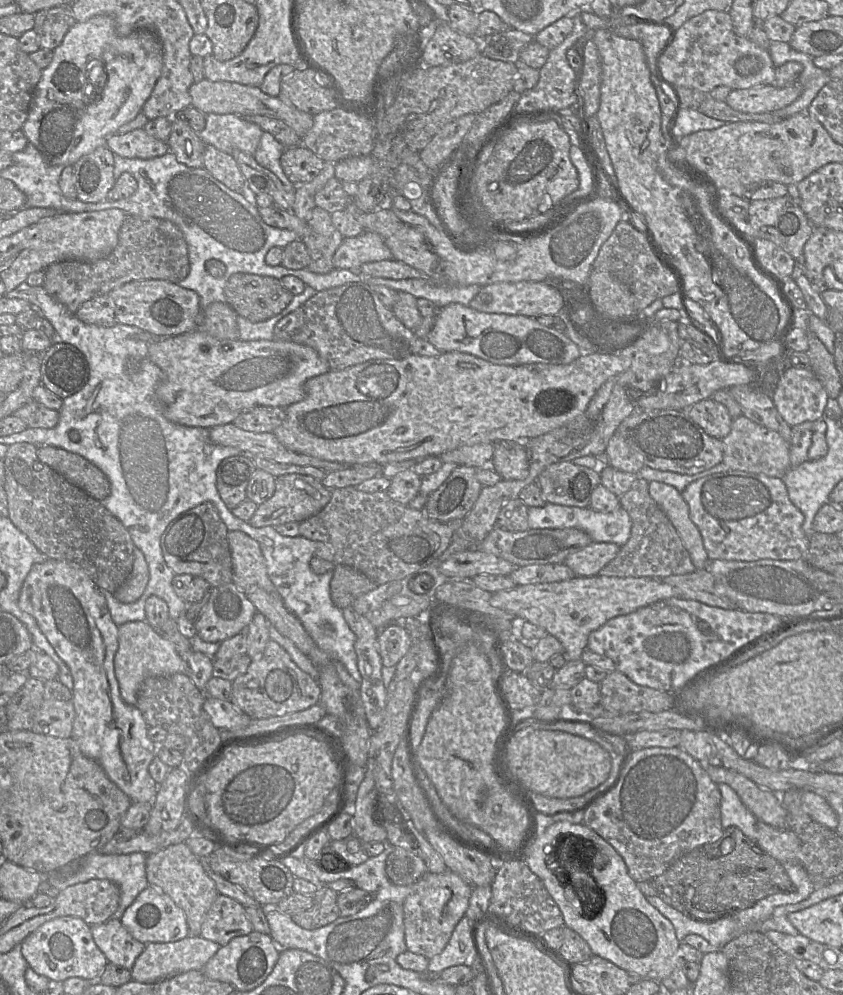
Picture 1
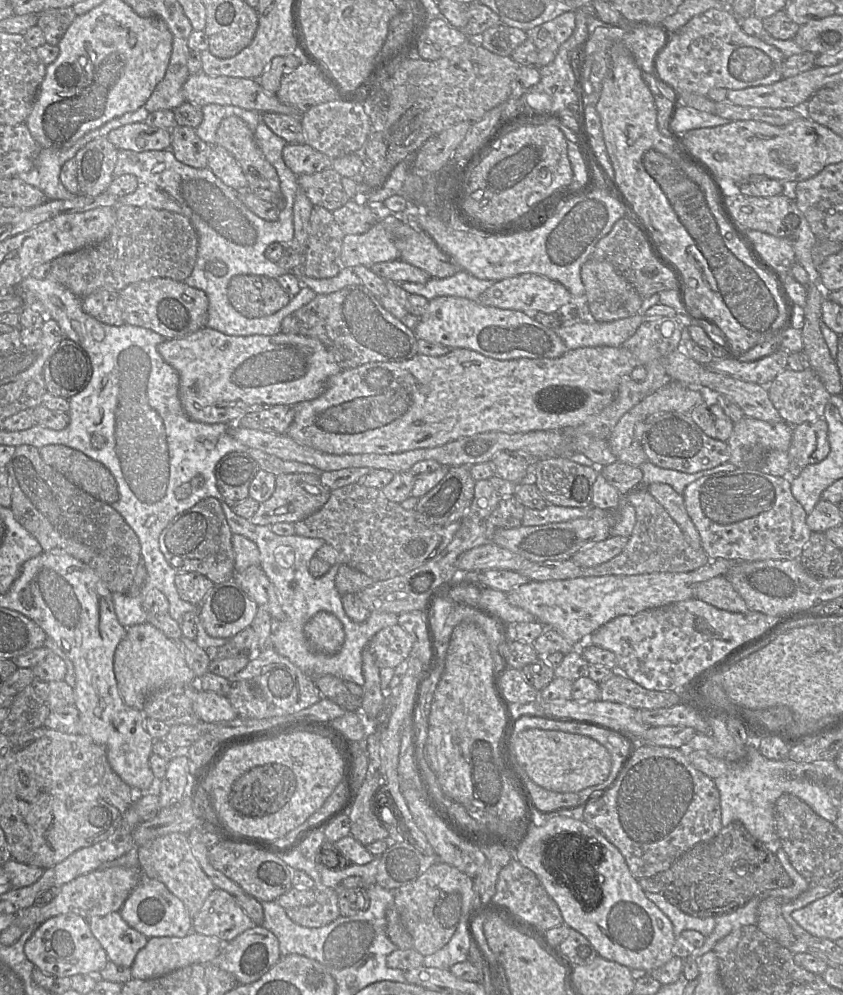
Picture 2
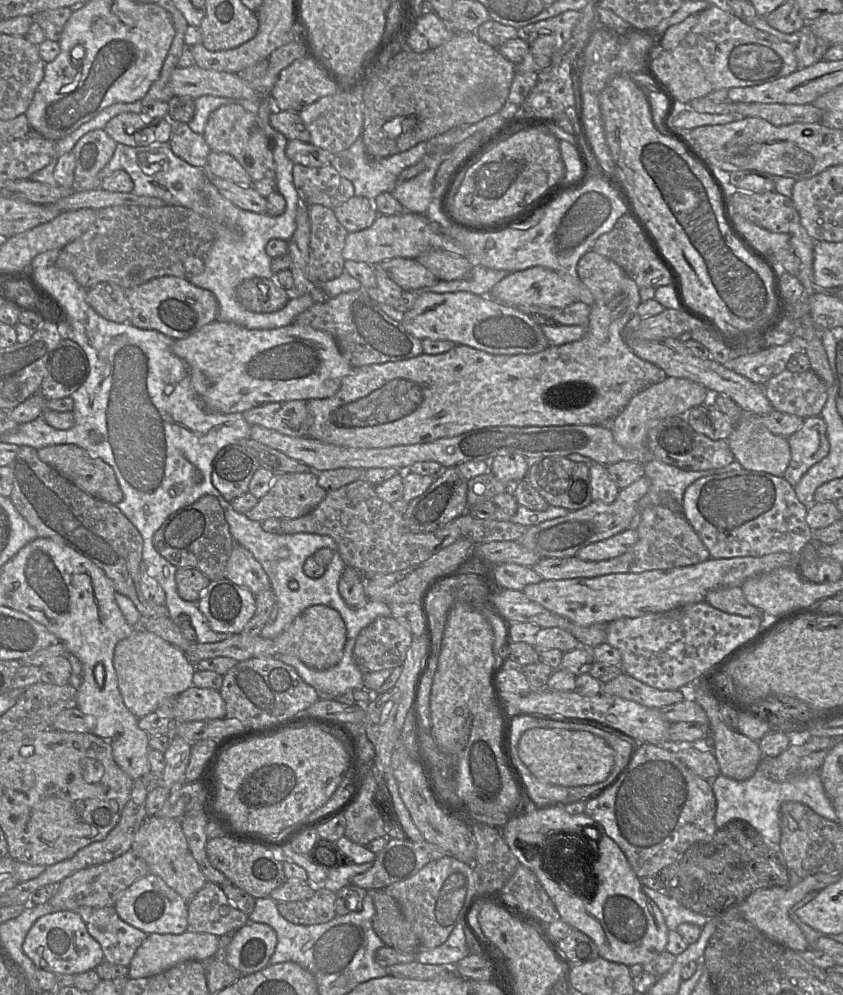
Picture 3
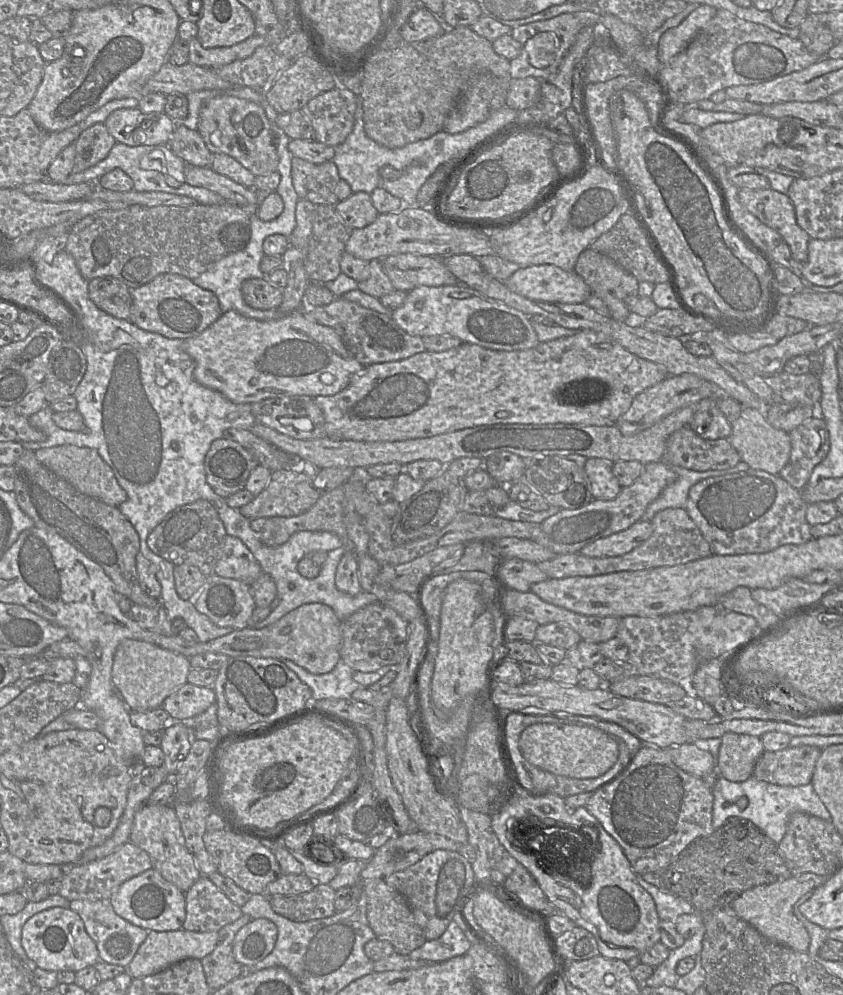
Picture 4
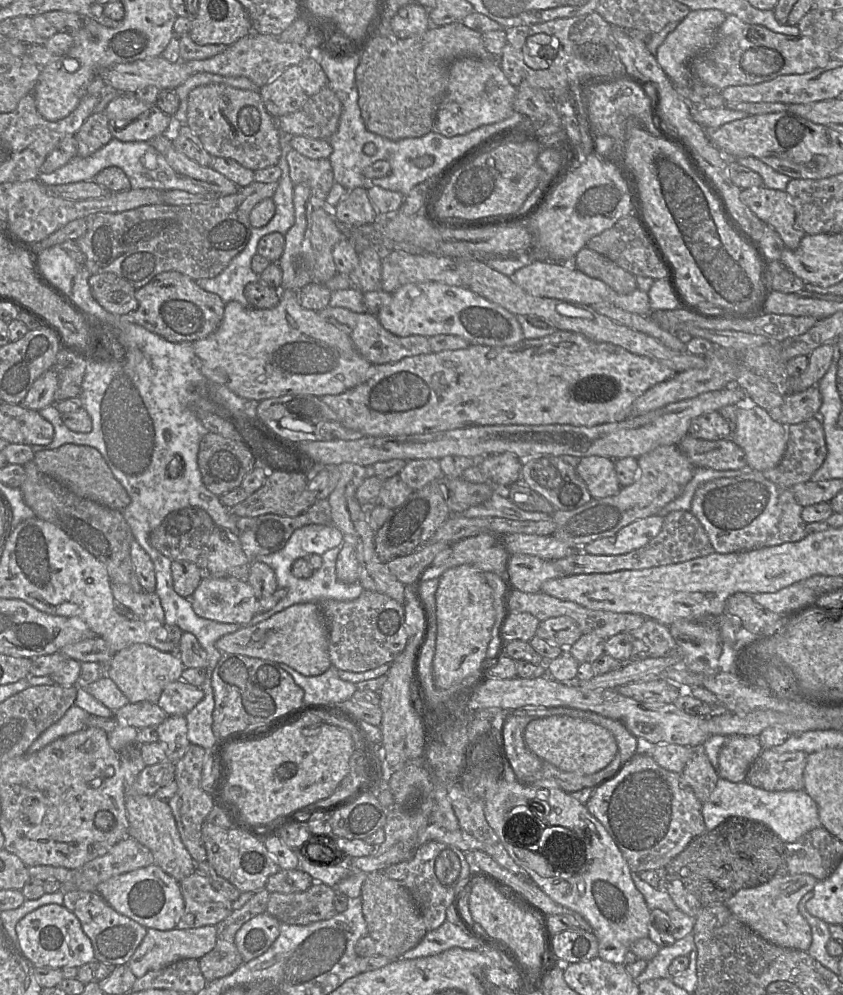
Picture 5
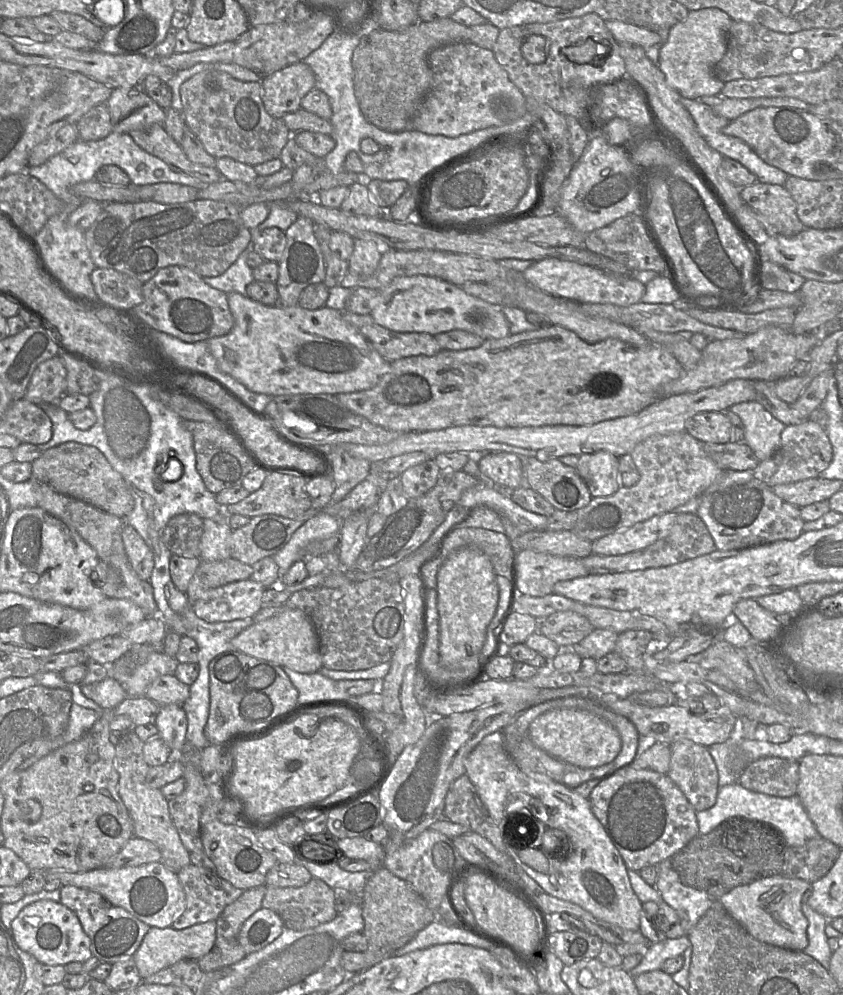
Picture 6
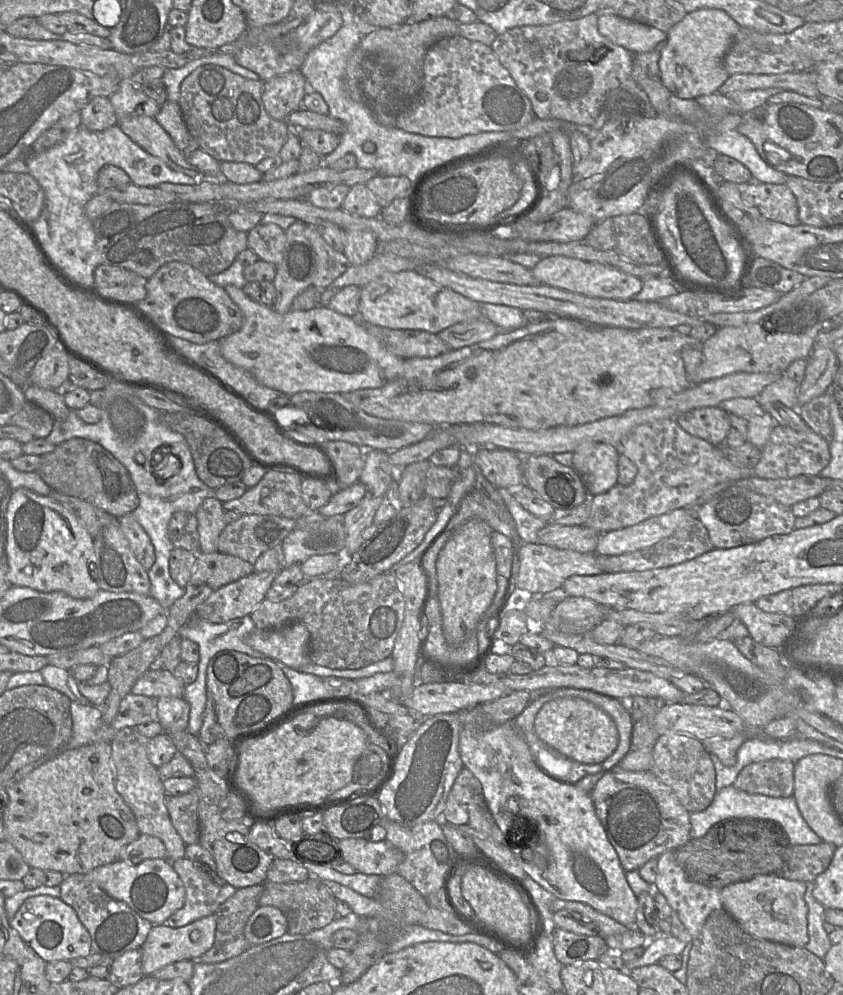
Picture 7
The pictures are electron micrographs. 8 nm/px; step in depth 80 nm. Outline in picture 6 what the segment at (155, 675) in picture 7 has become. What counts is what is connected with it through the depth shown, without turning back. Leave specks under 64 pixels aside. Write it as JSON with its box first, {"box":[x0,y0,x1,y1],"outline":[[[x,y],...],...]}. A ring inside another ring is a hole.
{"box":[144,675,189,706],"outline":[[[163,675],[151,683],[144,697],[154,701],[159,706],[168,704],[182,706],[189,697],[189,686],[173,675]]]}

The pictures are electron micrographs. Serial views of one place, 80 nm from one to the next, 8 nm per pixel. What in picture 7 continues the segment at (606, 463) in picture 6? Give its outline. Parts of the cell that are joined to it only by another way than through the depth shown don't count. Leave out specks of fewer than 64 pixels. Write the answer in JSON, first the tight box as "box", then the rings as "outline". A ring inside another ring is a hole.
{"box":[573,442,619,497],"outline":[[[583,442],[573,451],[573,468],[590,497],[609,491],[617,484],[619,451],[602,442]]]}

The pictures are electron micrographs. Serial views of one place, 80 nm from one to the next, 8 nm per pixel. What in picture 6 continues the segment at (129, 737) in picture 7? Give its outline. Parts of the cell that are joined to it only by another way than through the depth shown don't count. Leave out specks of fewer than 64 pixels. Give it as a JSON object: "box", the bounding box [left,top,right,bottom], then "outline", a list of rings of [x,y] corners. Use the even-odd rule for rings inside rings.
{"box":[114,730,190,873],"outline":[[[129,730],[115,736],[114,767],[119,775],[118,794],[124,803],[133,824],[133,834],[154,843],[160,853],[160,862],[168,869],[178,873],[180,869],[190,864],[190,852],[182,844],[178,832],[173,825],[168,810],[167,799],[160,789],[151,788],[146,784],[145,778],[149,766],[143,758],[143,742]]]}

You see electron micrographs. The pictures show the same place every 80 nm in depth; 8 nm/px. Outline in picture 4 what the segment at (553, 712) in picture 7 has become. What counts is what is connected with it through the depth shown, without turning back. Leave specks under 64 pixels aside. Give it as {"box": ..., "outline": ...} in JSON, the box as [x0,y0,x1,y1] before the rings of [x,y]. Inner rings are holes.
{"box":[519,723,618,778],"outline":[[[537,723],[526,727],[519,740],[524,758],[534,766],[556,775],[596,778],[605,774],[618,759],[616,738],[583,723]]]}

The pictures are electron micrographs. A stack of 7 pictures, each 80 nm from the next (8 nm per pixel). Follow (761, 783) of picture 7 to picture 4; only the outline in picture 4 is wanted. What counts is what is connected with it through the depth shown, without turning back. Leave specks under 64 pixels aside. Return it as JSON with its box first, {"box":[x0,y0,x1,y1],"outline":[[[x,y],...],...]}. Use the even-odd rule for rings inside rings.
{"box":[753,745,821,786],"outline":[[[809,745],[764,751],[755,764],[753,776],[780,786],[806,785],[812,780],[821,751]]]}

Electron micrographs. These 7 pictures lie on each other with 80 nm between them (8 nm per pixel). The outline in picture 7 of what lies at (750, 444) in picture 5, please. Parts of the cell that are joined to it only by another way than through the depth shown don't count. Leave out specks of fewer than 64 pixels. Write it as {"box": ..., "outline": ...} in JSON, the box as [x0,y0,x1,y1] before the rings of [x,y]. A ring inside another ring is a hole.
{"box":[719,398,776,449],"outline":[[[733,398],[719,404],[721,409],[747,421],[748,442],[762,449],[776,423],[756,398]]]}

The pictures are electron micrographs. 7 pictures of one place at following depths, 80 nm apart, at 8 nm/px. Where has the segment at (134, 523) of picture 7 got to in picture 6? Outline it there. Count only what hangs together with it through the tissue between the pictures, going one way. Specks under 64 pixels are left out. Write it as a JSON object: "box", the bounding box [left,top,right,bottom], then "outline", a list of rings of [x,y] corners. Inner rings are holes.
{"box":[122,522,154,581],"outline":[[[126,522],[122,529],[122,540],[131,567],[140,579],[149,581],[154,567],[152,551],[139,533]]]}

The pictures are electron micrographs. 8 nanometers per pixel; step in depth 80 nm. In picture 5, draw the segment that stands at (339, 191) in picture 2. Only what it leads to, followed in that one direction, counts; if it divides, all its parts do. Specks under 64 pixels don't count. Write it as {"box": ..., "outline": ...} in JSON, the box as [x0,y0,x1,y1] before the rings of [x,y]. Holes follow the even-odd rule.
{"box":[286,149,335,203],"outline":[[[291,149],[286,156],[293,186],[306,184],[316,203],[324,203],[335,183],[328,158],[310,159]]]}

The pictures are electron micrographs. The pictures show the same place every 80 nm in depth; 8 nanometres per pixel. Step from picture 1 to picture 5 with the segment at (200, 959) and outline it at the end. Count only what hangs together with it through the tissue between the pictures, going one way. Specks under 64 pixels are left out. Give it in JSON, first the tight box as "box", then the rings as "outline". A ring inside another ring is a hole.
{"box":[129,925,217,978],"outline":[[[206,925],[198,928],[171,930],[157,930],[149,928],[129,962],[130,970],[137,978],[141,978],[151,971],[162,969],[182,959],[200,959],[210,952],[216,944],[217,929],[215,925]]]}

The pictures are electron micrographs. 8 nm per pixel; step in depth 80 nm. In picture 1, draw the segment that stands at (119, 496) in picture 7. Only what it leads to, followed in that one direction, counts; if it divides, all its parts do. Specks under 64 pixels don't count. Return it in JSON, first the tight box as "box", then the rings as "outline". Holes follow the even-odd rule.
{"box":[37,446,110,501],"outline":[[[37,446],[38,458],[93,498],[102,501],[110,494],[104,472],[84,457],[54,446]]]}

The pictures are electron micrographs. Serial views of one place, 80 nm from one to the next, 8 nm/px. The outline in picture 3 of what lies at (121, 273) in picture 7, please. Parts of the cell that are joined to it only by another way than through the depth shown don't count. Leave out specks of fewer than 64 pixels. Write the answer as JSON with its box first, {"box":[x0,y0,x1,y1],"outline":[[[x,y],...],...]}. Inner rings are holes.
{"box":[86,282,131,323],"outline":[[[100,282],[87,290],[86,301],[107,320],[130,323],[131,304],[121,286],[113,282]]]}

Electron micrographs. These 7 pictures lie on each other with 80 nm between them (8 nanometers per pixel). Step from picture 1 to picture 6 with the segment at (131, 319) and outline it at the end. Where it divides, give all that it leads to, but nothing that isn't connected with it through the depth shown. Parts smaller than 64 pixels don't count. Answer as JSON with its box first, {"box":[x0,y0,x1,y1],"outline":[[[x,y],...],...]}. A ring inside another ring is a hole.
{"box":[130,266,234,343],"outline":[[[184,266],[161,268],[142,286],[144,301],[130,314],[138,324],[169,334],[186,343],[207,341],[227,335],[234,326],[227,294],[205,283],[198,274]]]}

